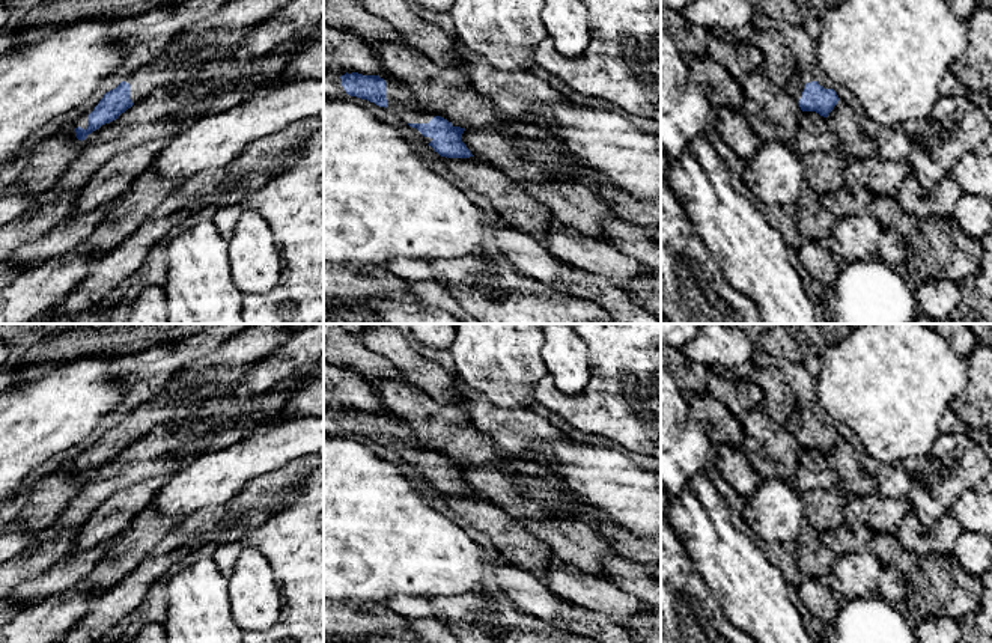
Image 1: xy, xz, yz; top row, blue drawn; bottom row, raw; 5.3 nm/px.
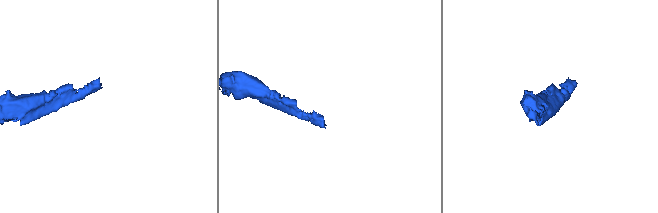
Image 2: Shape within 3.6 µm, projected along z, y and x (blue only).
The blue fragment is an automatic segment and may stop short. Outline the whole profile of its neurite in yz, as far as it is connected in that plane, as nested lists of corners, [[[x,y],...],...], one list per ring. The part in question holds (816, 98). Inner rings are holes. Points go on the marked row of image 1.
[[[799,66],[781,68],[787,81],[781,86],[801,107],[802,111],[816,111],[828,117],[840,98],[834,89],[825,89],[816,77]]]

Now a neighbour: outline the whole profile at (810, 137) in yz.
[[[801,111],[798,120],[798,134],[789,145],[793,152],[802,157],[814,151],[829,152],[838,148],[838,139],[828,130],[826,117],[816,111]]]

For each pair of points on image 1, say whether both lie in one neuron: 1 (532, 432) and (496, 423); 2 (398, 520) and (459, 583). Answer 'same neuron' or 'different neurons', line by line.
1: same neuron
2: same neuron

